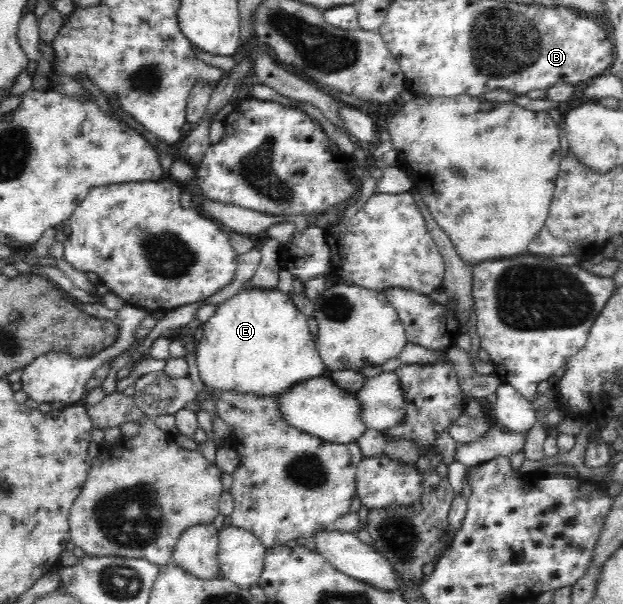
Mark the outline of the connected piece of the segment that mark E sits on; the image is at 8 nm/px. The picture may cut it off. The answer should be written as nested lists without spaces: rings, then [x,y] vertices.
[[[244,285],[234,296],[217,304],[216,311],[203,326],[203,338],[196,349],[196,362],[204,388],[210,391],[211,396],[217,390],[235,390],[276,398],[277,394],[292,390],[301,381],[309,380],[310,377],[323,377],[324,363],[308,331],[308,319],[298,311],[288,293]]]

